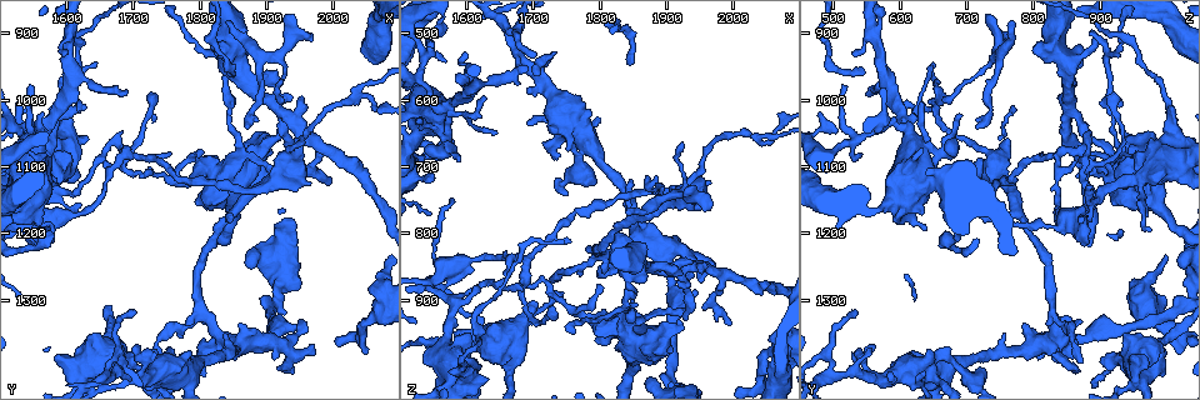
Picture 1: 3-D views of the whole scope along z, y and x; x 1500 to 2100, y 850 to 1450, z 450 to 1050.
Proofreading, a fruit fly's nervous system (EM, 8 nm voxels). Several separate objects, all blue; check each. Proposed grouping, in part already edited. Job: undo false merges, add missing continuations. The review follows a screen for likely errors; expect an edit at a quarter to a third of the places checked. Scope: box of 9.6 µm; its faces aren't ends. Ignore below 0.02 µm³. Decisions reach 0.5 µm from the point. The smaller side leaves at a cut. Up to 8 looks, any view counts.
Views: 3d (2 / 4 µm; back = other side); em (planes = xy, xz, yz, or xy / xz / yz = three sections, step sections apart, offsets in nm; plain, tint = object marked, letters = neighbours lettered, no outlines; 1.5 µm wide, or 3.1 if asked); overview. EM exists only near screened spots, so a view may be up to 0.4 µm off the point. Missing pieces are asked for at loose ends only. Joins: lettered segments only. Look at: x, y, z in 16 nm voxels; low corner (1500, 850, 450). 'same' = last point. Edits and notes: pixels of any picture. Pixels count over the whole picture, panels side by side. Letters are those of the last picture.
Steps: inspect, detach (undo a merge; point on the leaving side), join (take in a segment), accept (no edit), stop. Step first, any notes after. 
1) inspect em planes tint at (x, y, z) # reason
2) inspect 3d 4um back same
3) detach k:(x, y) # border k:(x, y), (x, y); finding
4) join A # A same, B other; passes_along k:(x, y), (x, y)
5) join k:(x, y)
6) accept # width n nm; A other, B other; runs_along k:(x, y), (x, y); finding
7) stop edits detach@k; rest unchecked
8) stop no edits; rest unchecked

inspect 3d 2um at (1925, 1000, 660) # tapers out

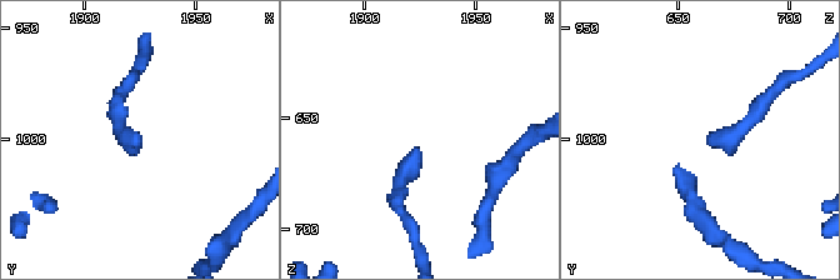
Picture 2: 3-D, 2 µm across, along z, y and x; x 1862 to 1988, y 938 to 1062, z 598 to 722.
inspect em planes letters at (1925, 1002, 664) # now the EM

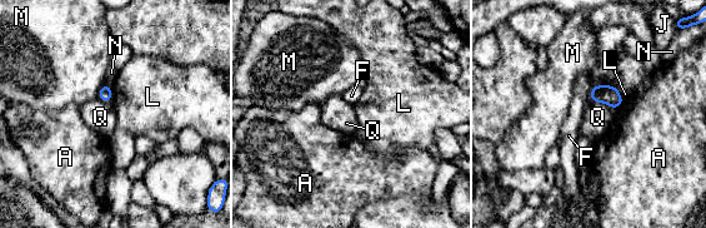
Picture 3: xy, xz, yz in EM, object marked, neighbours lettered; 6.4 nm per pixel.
accept # A other, F other, J other, L other, M other, N other, Q other; border 3:(594, 85), (590, 92), (590, 100); no lettered segment goes on from it

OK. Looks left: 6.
inspect 3d 4um at (1925, 1040, 935) # an open end

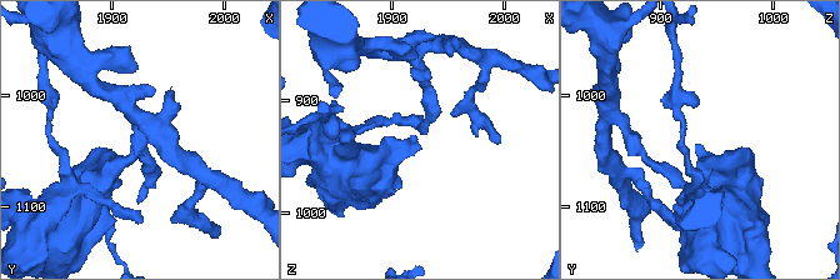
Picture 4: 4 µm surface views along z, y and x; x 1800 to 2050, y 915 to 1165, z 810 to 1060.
inspect em planes letters at (1920, 1044, 934)

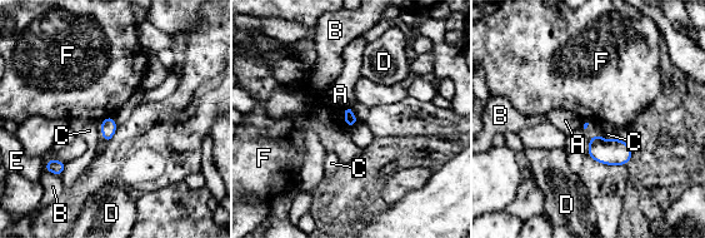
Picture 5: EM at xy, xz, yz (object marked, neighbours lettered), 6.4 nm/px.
accept # A other, B other, C other, D other, E other, F other; border 5:(344, 110), (344, 119), (350, 125); none of them fits

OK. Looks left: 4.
inspect 3d 2um back at (1640, 945, 645) # thin end

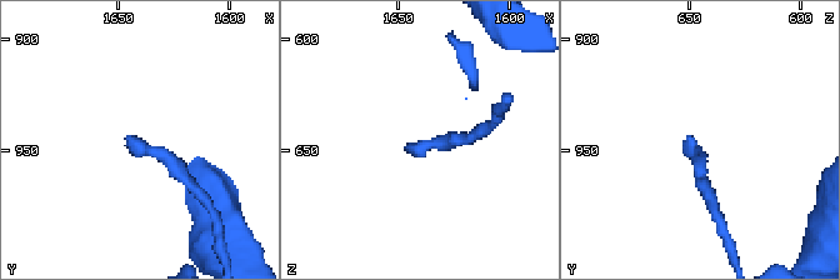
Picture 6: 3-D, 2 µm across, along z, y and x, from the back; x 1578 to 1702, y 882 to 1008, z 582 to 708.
inspect em planes letters at (1644, 944, 645)

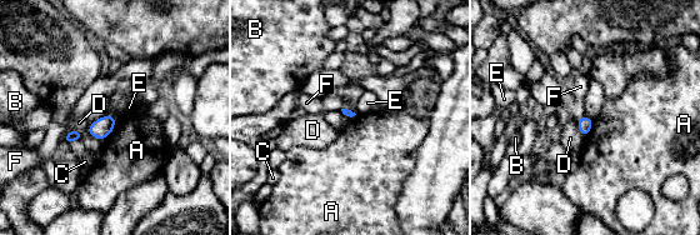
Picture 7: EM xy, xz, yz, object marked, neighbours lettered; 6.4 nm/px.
accept # A other, B other, C other, D other, E other, F other; border 7:(575, 121), (583, 138); none of them fits

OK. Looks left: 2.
stop no edits; rest unchecked

